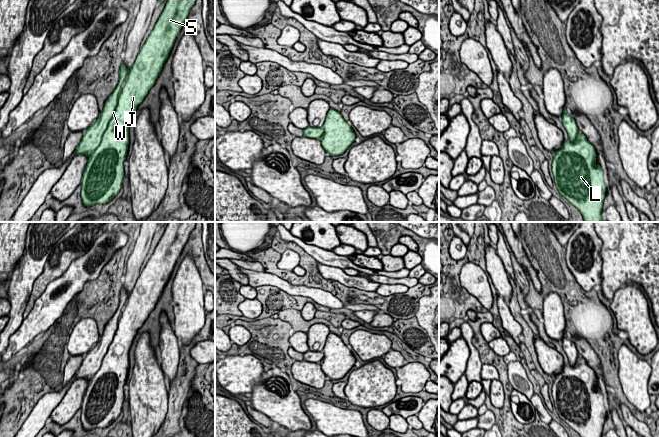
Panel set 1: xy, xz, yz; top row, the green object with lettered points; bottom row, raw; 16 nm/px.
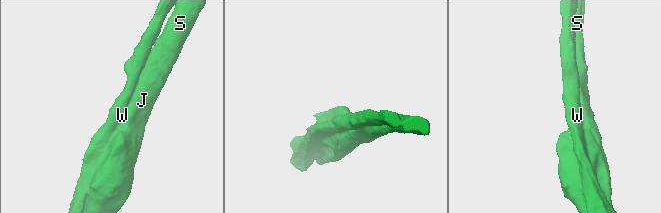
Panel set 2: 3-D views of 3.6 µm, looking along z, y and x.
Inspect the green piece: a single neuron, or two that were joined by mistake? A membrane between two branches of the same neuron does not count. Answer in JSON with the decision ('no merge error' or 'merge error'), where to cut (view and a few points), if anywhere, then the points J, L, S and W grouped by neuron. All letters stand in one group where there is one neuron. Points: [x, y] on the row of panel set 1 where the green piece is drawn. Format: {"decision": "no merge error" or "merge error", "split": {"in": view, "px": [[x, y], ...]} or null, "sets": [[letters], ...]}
{"decision": "no merge error", "split": null, "sets": [["J", "L", "S", "W"]]}

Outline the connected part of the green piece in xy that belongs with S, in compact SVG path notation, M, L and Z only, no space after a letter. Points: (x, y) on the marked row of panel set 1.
M167 0L131 69L122 61L117 87L76 148L76 156L89 158L81 180L80 195L85 206L106 204L120 191L134 113L155 84L195 2Z

